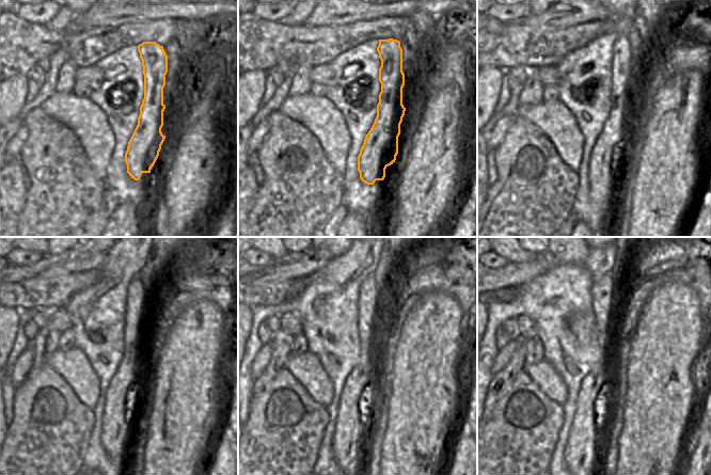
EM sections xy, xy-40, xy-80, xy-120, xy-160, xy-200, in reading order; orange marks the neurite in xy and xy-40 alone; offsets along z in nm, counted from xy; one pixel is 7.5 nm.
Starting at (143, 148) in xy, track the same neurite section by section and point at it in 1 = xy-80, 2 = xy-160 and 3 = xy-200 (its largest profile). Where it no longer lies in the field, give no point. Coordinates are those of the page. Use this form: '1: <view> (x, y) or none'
1: xy-80 (605, 165)
2: xy-160 (356, 407)
3: xy-200 (583, 448)

